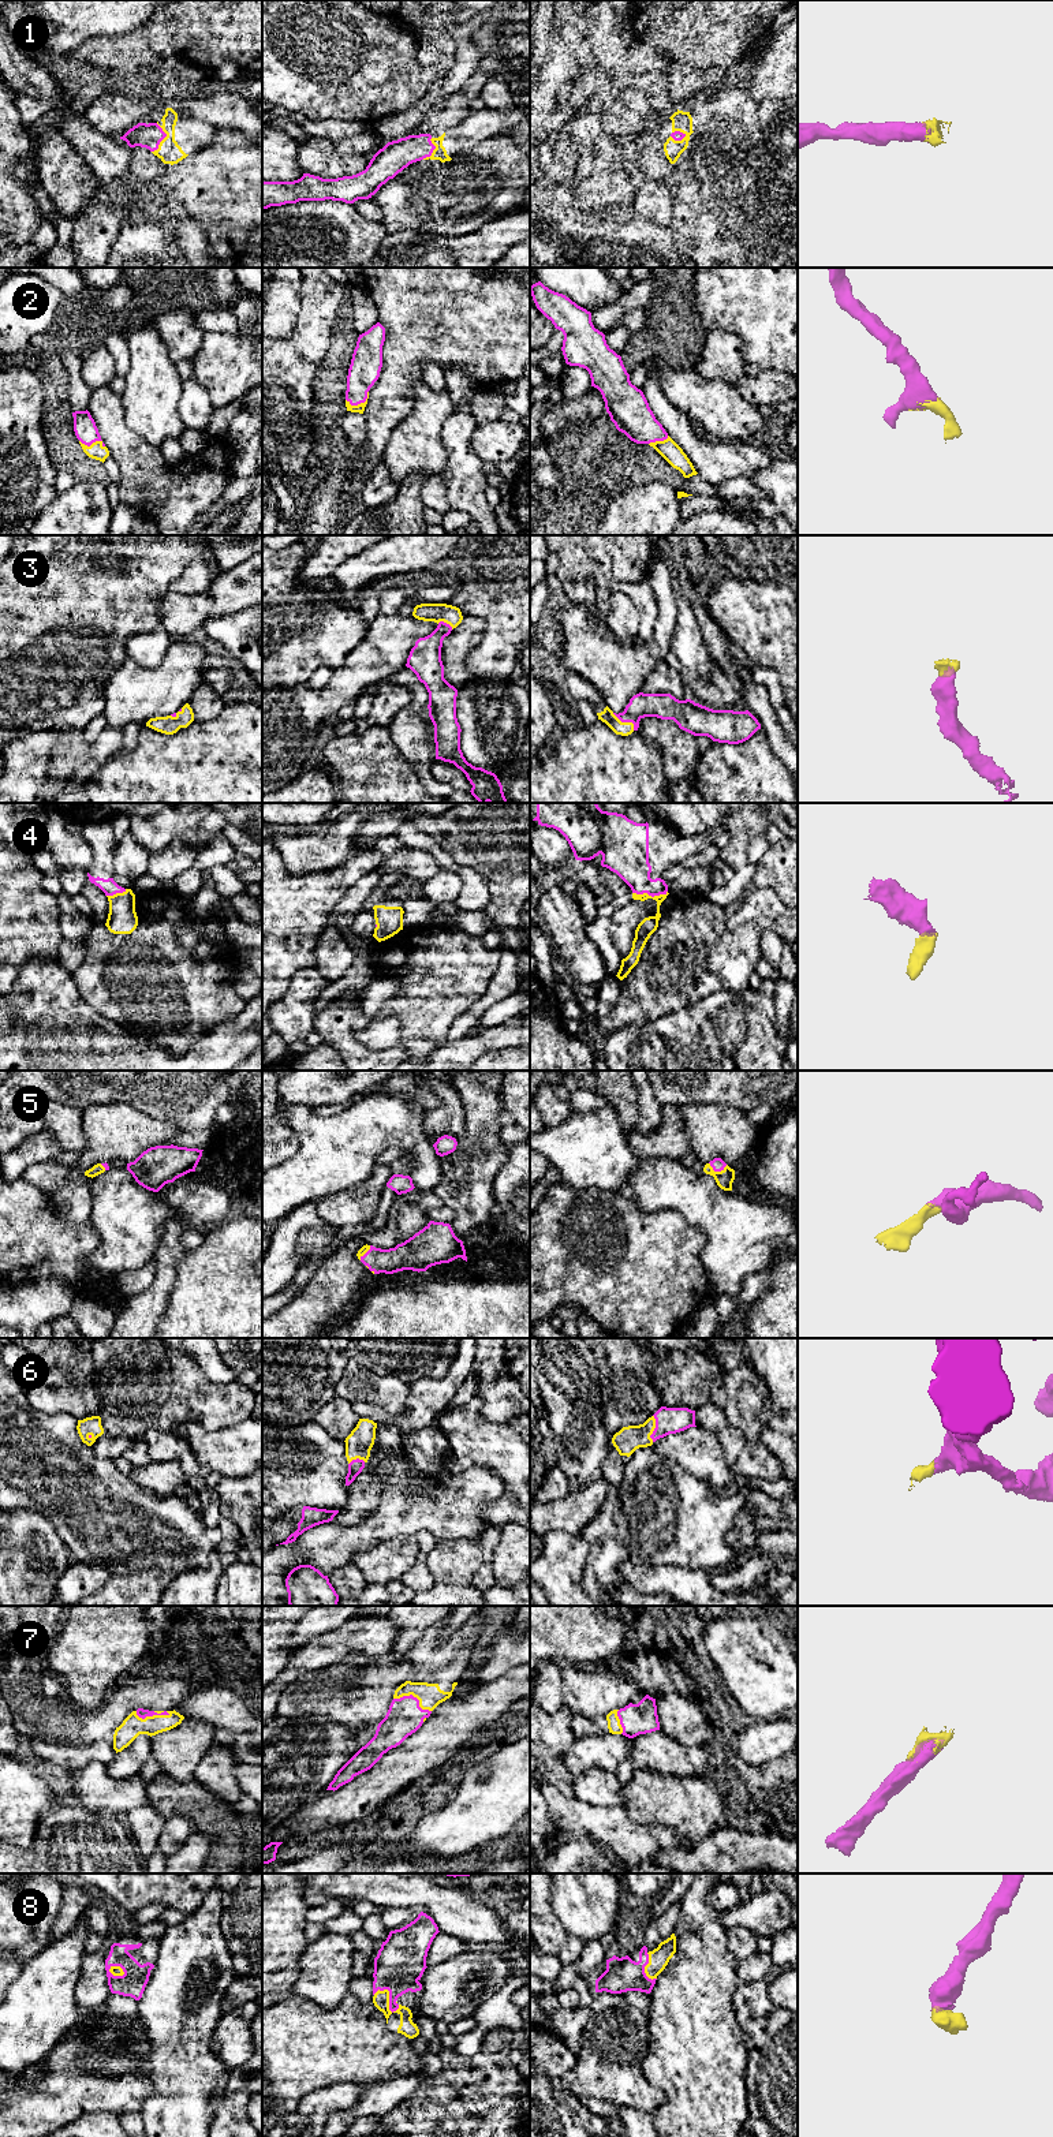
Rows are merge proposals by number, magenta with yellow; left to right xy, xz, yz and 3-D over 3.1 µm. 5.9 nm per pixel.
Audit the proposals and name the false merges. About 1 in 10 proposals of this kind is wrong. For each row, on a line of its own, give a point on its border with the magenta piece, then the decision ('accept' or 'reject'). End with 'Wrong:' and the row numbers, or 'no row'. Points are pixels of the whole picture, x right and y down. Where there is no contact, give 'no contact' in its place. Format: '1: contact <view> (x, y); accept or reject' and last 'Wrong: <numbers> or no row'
1: contact xy (164, 137); accept
2: contact xz (359, 403); accept
3: contact yz (626, 721); accept
4: contact yz (649, 895); accept
5: contact yz (717, 1170); accept
6: contact yz (654, 1428); accept
7: contact xy (152, 1715); accept
8: contact xz (389, 1998); accept
Wrong: no row

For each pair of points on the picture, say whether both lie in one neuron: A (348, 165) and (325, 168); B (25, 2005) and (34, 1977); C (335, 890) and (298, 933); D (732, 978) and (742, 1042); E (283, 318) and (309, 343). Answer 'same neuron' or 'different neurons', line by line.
A: same neuron
B: same neuron
C: same neuron
D: different neurons
E: different neurons

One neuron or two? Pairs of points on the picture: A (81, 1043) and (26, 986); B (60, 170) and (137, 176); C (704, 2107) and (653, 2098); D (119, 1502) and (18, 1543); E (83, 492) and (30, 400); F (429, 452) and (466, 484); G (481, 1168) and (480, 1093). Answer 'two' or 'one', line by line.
A: one
B: two
C: two
D: two
E: two
F: two
G: one

